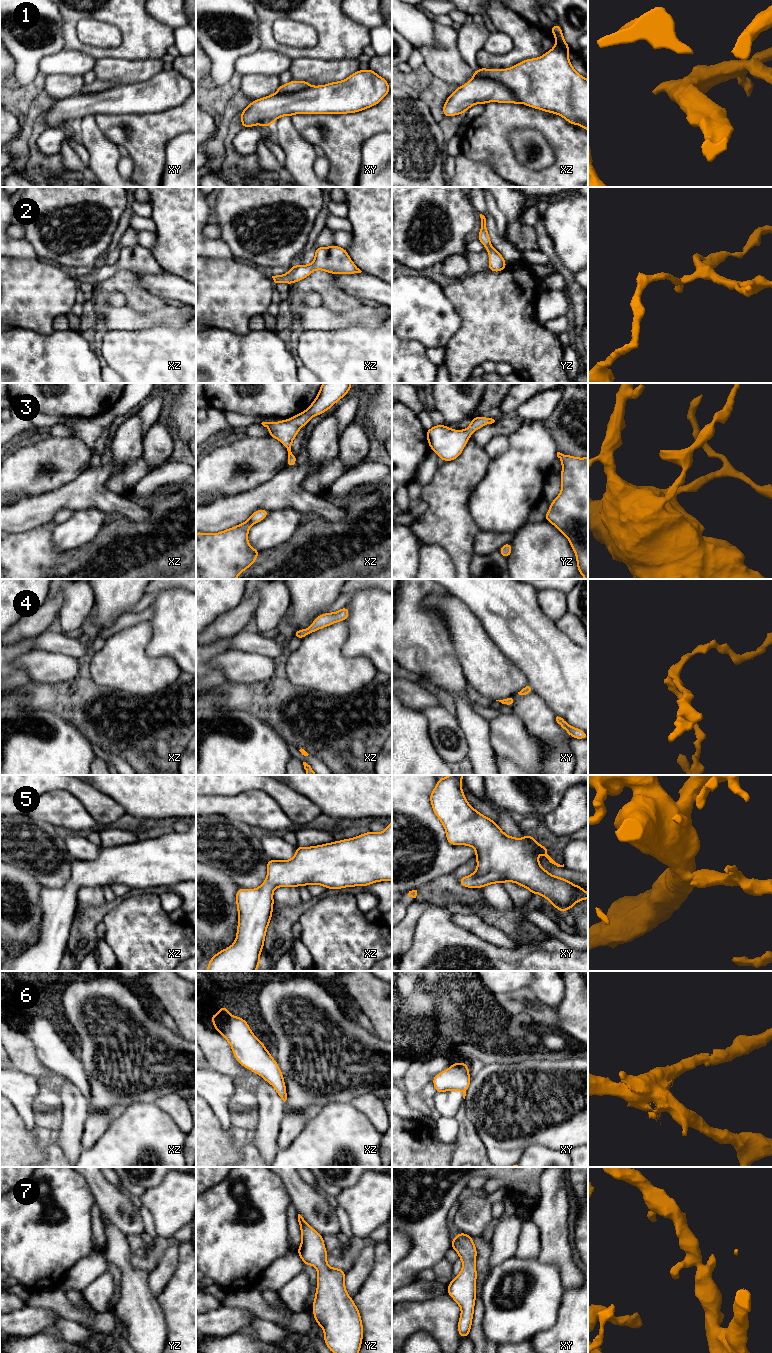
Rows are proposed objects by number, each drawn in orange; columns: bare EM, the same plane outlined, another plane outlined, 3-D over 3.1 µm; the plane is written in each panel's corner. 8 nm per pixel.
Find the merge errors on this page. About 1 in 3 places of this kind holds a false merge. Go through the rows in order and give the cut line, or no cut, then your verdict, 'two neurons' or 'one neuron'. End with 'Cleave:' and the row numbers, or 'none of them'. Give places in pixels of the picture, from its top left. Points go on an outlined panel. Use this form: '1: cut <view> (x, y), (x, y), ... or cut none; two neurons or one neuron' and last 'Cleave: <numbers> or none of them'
1: cut none; one neuron
2: cut none; one neuron
3: cut none; one neuron
4: cut none; one neuron
5: cut none; one neuron
6: cut none; one neuron
7: cut none; one neuron
Cleave: none of them

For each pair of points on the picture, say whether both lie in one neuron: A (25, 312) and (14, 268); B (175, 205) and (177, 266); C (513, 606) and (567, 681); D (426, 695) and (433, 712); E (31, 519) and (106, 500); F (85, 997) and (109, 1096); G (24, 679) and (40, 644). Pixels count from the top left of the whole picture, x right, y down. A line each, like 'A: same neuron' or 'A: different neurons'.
A: same neuron
B: same neuron
C: same neuron
D: different neurons
E: same neuron
F: same neuron
G: different neurons

